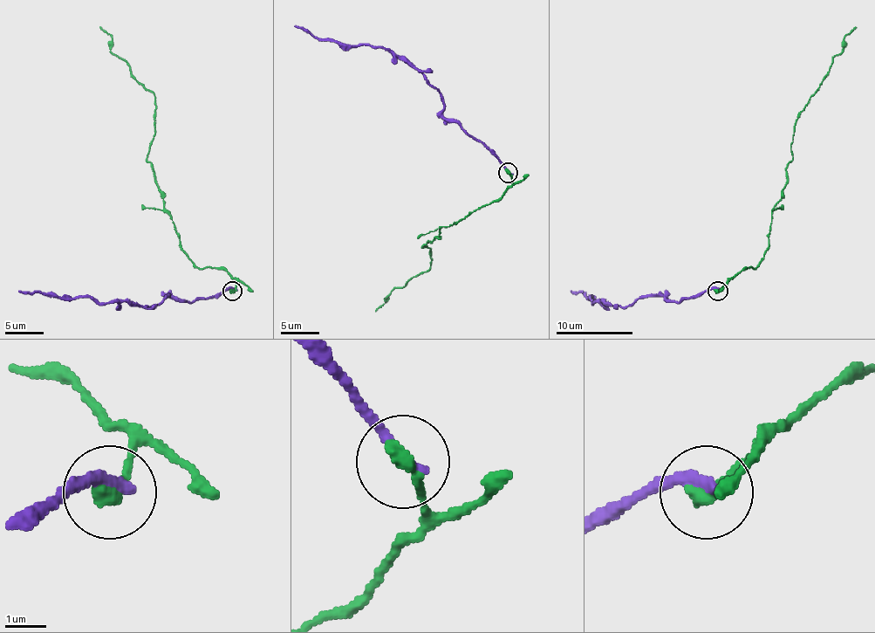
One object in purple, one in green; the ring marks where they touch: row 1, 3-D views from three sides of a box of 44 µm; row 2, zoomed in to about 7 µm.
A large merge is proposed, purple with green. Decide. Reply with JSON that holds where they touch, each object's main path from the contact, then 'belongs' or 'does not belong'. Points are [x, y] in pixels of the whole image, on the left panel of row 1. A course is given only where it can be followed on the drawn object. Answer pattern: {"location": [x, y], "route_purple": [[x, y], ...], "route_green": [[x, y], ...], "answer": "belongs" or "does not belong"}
{"location": [232, 291], "route_purple": [[232, 290], [224, 288], [192, 301], [167, 296], [153, 307], [18, 290]], "route_green": [[232, 290], [235, 280], [224, 269], [199, 269], [181, 248], [147, 161], [155, 95], [99, 28]], "answer": "does not belong"}

